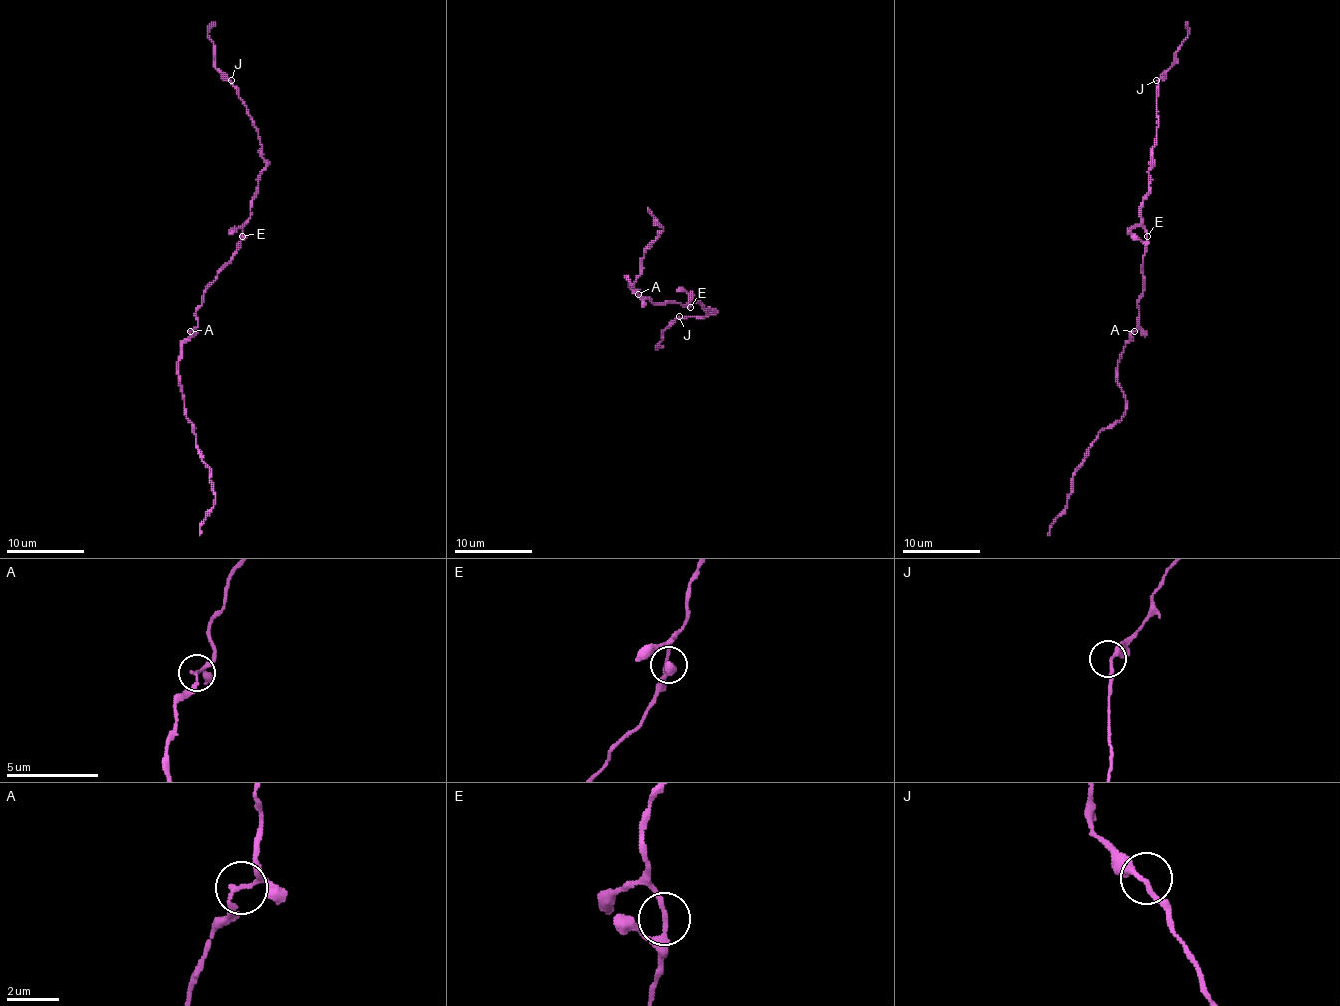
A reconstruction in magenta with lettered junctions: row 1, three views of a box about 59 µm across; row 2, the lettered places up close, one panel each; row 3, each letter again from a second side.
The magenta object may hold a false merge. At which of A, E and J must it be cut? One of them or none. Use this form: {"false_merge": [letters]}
{"false_merge": []}

